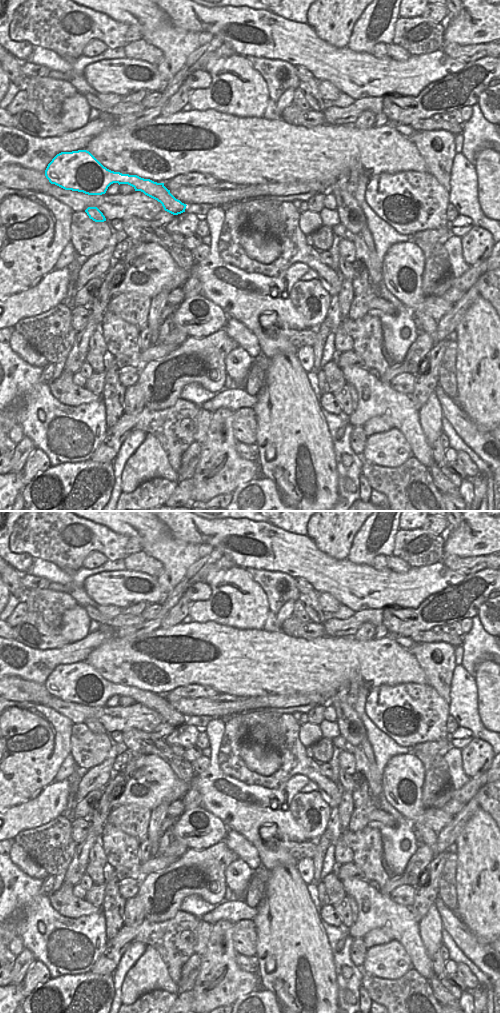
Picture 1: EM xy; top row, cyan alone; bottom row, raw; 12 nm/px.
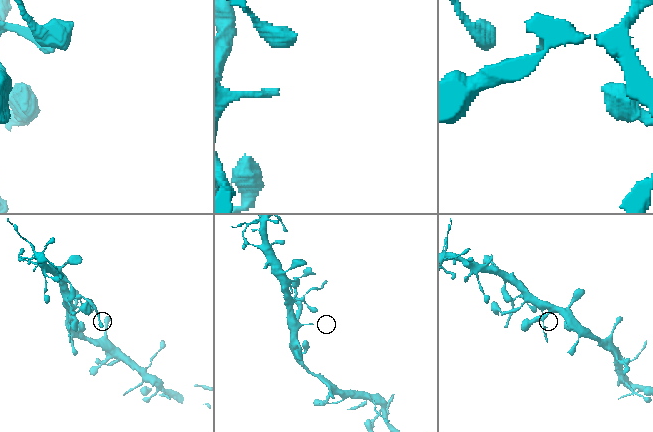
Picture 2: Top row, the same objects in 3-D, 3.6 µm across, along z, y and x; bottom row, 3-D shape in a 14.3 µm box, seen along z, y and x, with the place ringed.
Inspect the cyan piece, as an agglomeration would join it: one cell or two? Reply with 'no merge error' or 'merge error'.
no merge error

